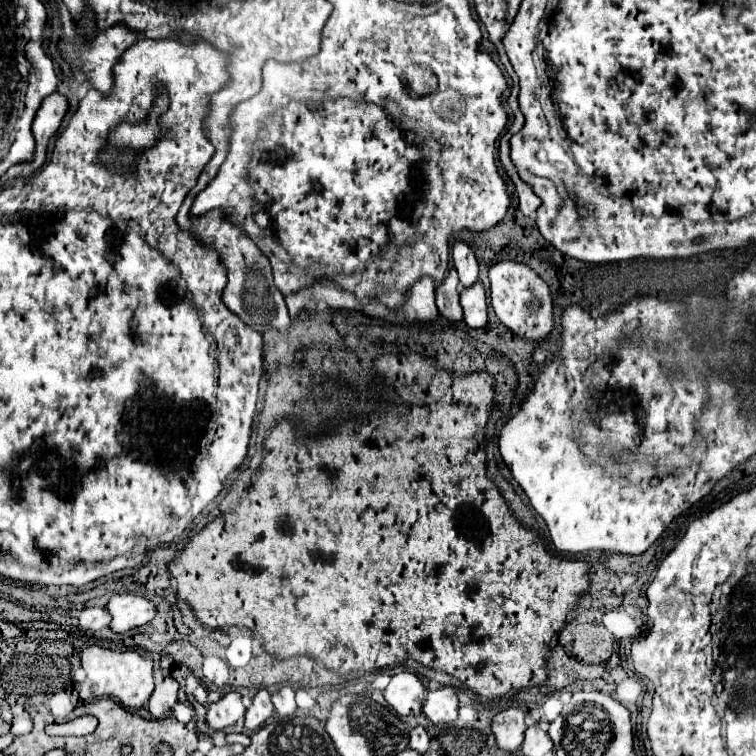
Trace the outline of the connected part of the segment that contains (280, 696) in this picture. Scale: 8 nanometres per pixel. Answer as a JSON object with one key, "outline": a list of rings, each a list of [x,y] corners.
{"outline":[[[281,687],[281,689],[279,689],[277,693],[273,693],[273,697],[271,697],[277,713],[279,713],[283,719],[285,719],[285,717],[291,717],[291,715],[295,713],[295,709],[297,709],[293,695],[295,695],[295,691],[293,691],[291,687]]]}

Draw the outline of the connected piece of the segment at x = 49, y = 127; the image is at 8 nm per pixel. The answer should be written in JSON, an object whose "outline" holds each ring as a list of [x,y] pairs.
{"outline":[[[51,93],[49,97],[45,97],[45,101],[37,109],[37,115],[31,125],[33,133],[37,133],[37,139],[49,143],[49,139],[61,127],[61,121],[63,121],[67,109],[69,109],[67,99],[61,93]]]}

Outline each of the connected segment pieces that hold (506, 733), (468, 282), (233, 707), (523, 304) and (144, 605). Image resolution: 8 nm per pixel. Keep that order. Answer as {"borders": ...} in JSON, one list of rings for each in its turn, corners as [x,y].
{"borders":[[[[505,709],[493,717],[491,723],[493,735],[497,739],[499,749],[517,751],[523,743],[525,733],[525,715],[519,709]]],[[[457,241],[453,245],[451,255],[453,255],[453,263],[455,263],[455,269],[457,269],[457,275],[459,275],[461,285],[463,287],[475,285],[475,281],[479,281],[479,277],[477,277],[479,267],[477,267],[477,259],[475,259],[473,249],[469,245]]],[[[231,691],[207,707],[205,721],[211,729],[219,731],[229,725],[235,725],[243,715],[245,715],[245,707],[241,703],[241,695],[237,691]]],[[[501,261],[489,269],[491,305],[499,321],[527,341],[541,341],[553,331],[553,299],[549,285],[527,265]]],[[[121,593],[113,595],[105,609],[111,613],[109,629],[113,633],[125,633],[133,627],[143,627],[155,617],[155,607],[141,595]]]]}

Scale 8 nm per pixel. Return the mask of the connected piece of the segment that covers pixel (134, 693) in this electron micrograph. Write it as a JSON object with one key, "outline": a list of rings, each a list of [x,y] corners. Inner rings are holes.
{"outline":[[[87,647],[81,653],[81,665],[87,673],[85,683],[79,689],[81,701],[93,701],[97,697],[113,697],[125,707],[143,707],[153,693],[153,661],[137,651],[111,651],[101,647]]]}

